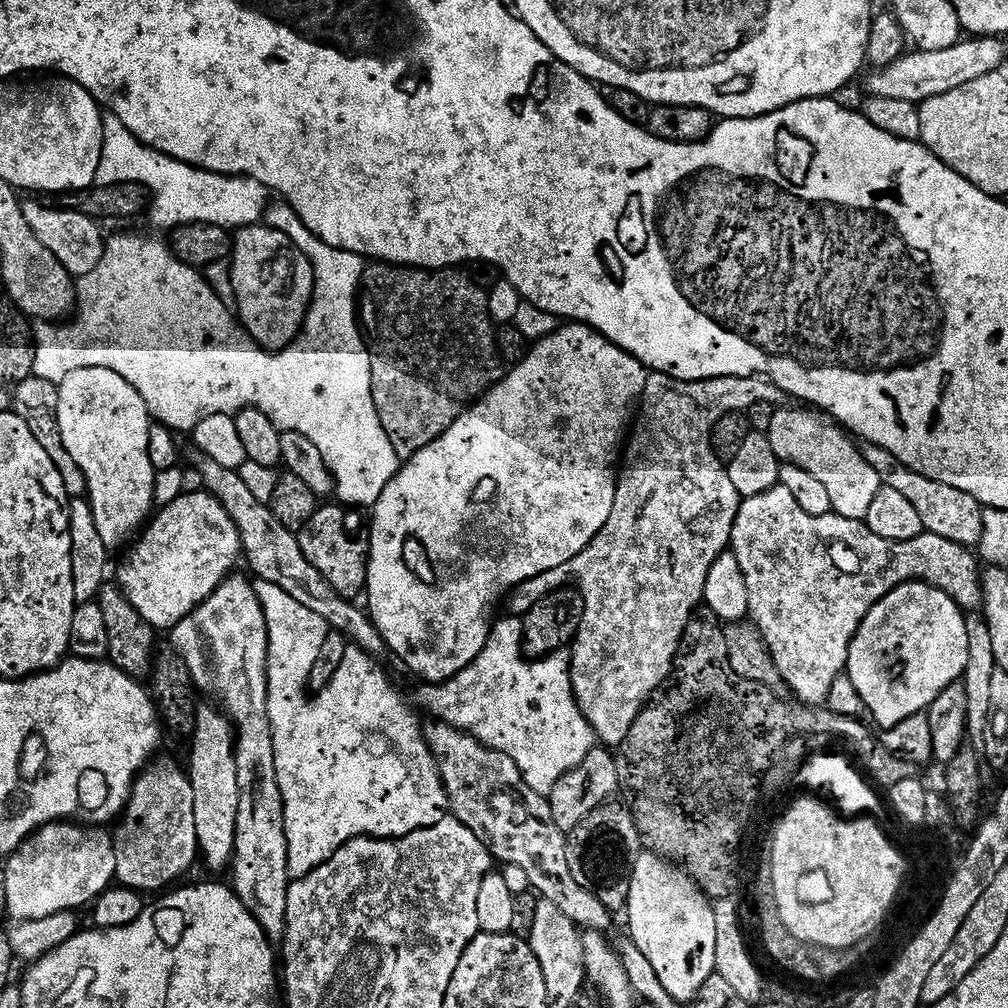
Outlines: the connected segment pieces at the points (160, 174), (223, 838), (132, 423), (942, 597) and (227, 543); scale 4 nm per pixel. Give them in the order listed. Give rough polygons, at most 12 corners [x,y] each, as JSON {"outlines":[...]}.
{"outlines":[[[105,111],[100,180],[156,188],[160,228],[208,223],[208,176],[168,164]],[[199,705],[188,775],[201,859],[236,847],[235,729]],[[109,368],[58,387],[62,446],[110,550],[149,523],[146,402]],[[927,582],[866,614],[846,674],[877,729],[963,677],[965,617]],[[206,490],[151,517],[118,584],[156,630],[215,594],[242,556]]]}

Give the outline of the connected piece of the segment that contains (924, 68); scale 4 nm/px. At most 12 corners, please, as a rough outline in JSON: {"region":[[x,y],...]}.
{"region":[[1003,39],[909,51],[867,95],[919,106],[1001,71]]}

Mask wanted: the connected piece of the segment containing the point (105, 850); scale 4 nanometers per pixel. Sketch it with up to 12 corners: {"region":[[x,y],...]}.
{"region":[[37,828],[7,857],[13,921],[91,905],[116,880],[113,833]]}

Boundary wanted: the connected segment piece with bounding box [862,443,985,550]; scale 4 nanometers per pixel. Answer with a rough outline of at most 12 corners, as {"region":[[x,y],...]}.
{"region":[[865,443],[883,487],[918,510],[929,537],[969,550],[982,538],[985,507]]}

